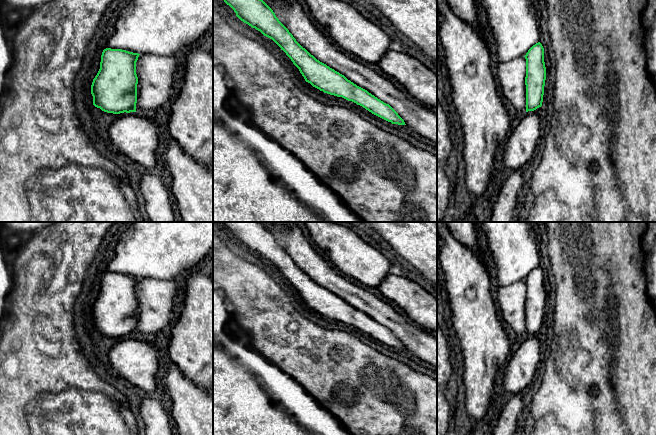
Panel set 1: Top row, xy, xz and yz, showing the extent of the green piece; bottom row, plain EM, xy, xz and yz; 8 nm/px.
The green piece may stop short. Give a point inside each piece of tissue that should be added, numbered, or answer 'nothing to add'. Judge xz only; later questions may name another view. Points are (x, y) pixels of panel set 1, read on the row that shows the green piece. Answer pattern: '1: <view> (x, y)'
nothing to add

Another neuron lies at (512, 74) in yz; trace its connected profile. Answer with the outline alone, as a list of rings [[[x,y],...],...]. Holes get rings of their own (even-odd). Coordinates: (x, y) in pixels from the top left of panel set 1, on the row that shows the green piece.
[[[524,56],[500,62],[497,67],[504,97],[520,113],[526,112],[526,59]]]

